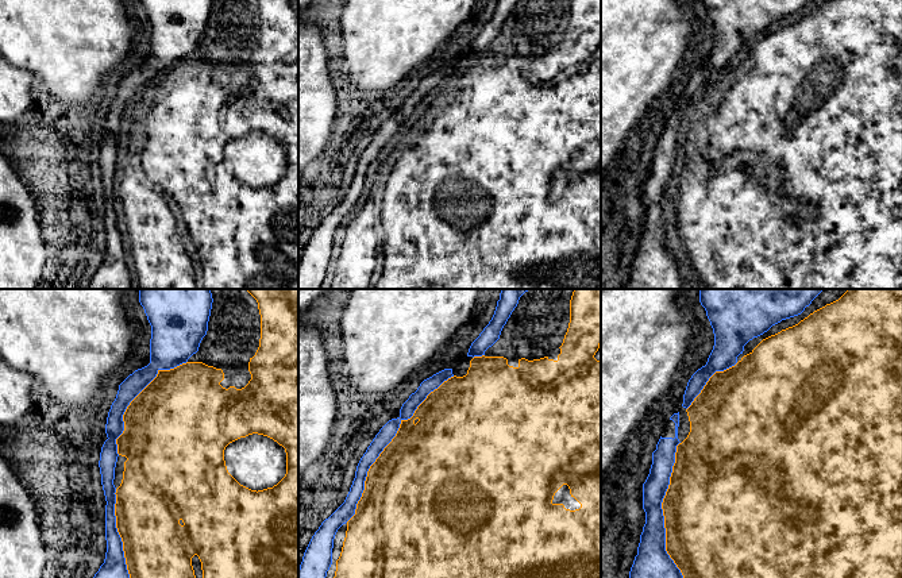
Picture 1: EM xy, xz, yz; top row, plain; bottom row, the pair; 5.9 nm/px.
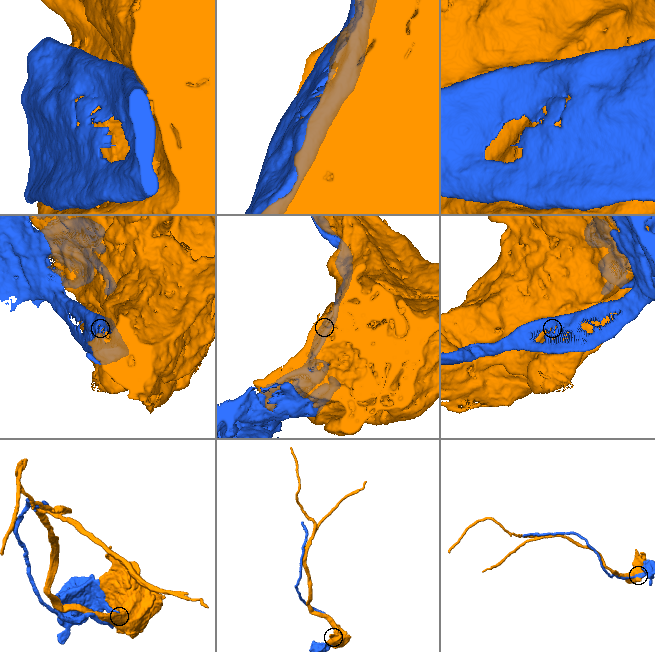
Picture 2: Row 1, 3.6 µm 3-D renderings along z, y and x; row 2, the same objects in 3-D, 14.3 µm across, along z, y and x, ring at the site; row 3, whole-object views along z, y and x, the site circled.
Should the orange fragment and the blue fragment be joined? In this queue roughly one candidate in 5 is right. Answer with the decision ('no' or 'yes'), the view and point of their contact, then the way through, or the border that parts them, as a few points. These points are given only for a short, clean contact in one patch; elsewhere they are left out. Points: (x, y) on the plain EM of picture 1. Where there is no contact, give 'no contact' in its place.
no | xz (389, 141)

